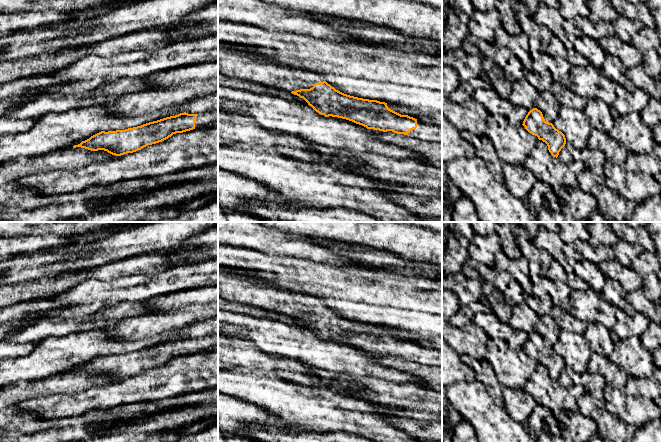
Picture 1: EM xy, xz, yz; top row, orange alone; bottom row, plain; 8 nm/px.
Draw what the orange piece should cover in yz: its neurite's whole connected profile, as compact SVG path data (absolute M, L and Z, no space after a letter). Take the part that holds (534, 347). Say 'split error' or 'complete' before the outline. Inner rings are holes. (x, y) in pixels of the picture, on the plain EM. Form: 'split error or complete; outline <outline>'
complete; outline M537 332L530 334L522 349L529 357L547 368L553 381L558 381L559 376L566 368L565 359L556 353L552 347L546 346L540 334Z

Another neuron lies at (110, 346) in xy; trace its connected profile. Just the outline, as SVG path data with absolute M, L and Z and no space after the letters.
M103 330L47 337L27 356L0 361L0 386L73 372L101 355L125 354L179 337L162 333L139 341L119 341Z

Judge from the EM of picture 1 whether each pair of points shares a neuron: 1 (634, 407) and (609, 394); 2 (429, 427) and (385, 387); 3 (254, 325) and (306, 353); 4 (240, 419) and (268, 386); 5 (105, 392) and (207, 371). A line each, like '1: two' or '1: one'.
1: one
2: one
3: one
4: two
5: one

